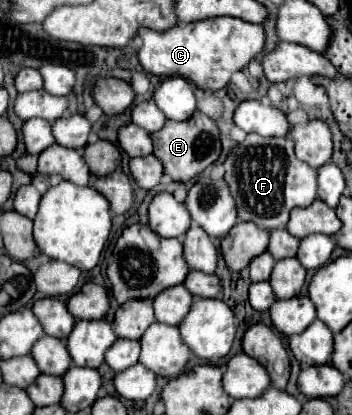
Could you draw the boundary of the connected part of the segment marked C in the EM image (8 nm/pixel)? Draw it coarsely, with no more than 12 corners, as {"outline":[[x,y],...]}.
{"outline":[[216,16],[140,28],[148,74],[220,90],[264,48],[260,24]]}

